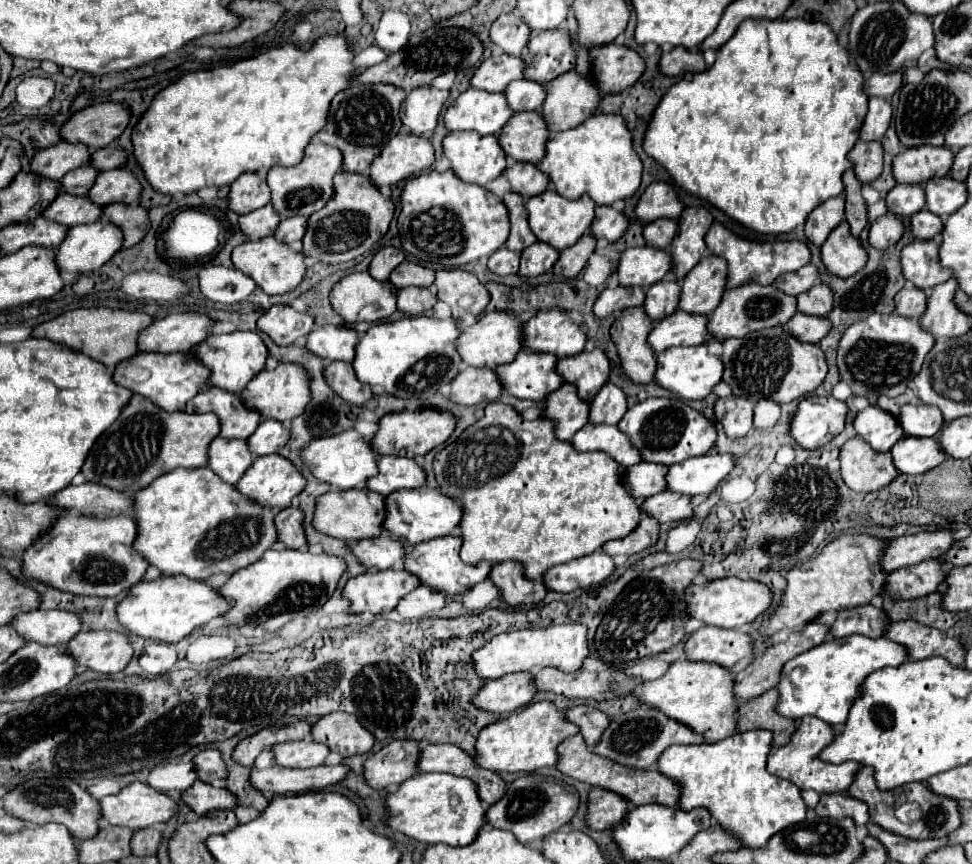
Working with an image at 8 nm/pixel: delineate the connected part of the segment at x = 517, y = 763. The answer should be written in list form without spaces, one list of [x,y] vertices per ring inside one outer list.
[[[552,702],[528,704],[518,712],[512,712],[506,718],[500,718],[494,724],[488,724],[480,730],[476,738],[476,756],[474,762],[492,772],[518,772],[532,774],[544,766],[554,766],[558,760],[558,744],[568,736],[574,736],[578,728],[572,722],[562,718],[562,712],[556,710]]]

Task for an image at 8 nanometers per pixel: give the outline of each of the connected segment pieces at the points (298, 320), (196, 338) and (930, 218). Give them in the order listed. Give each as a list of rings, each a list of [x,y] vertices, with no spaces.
[[[276,304],[264,312],[258,320],[258,328],[268,334],[278,346],[288,346],[302,342],[314,326],[314,316],[308,312],[298,312],[292,306]]]
[[[174,312],[148,326],[138,346],[140,352],[188,352],[212,334],[214,324],[202,312]]]
[[[920,210],[918,214],[912,216],[910,230],[912,230],[914,238],[930,240],[930,238],[934,238],[934,236],[938,236],[942,232],[942,226],[944,226],[944,222],[942,222],[940,216],[932,214],[930,210]]]

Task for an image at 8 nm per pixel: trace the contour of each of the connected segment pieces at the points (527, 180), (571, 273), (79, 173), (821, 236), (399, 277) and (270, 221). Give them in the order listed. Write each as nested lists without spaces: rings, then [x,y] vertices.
[[[516,162],[510,168],[506,168],[504,176],[510,180],[512,190],[522,194],[524,198],[542,194],[550,186],[550,178],[542,174],[542,170],[536,164],[530,162]]]
[[[584,234],[574,246],[566,248],[560,252],[560,258],[554,266],[554,274],[556,276],[564,276],[564,278],[576,278],[578,272],[586,266],[590,254],[594,252],[594,246],[596,246],[596,238],[588,234]]]
[[[84,164],[76,170],[70,170],[70,174],[66,174],[60,182],[64,186],[64,192],[70,194],[78,194],[78,196],[86,196],[88,190],[92,188],[92,184],[96,182],[98,176],[98,168],[94,168],[92,164]]]
[[[840,194],[838,198],[830,198],[822,202],[822,206],[818,206],[814,214],[810,214],[810,218],[806,220],[804,232],[812,244],[822,246],[828,234],[844,220],[844,204],[846,204],[844,196]]]
[[[402,262],[390,276],[390,282],[400,290],[406,286],[432,286],[434,270],[420,266],[416,262]]]
[[[266,204],[246,216],[240,216],[240,228],[248,240],[258,240],[262,236],[272,236],[280,224],[280,214],[272,204]]]

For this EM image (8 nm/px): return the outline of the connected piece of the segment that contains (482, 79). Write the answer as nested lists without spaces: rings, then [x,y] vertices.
[[[502,54],[502,56],[490,56],[488,60],[484,60],[476,68],[470,84],[480,90],[504,92],[510,82],[520,78],[524,78],[524,60],[520,56]]]

